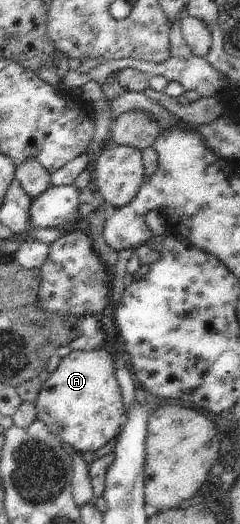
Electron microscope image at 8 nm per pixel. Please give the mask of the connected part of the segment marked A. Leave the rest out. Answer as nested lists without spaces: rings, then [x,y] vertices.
[[[95,348],[91,351],[72,351],[60,361],[58,369],[51,373],[42,385],[35,407],[38,411],[37,419],[42,421],[48,430],[58,436],[62,442],[68,443],[80,454],[90,451],[94,455],[96,451],[118,436],[121,425],[124,423],[125,409],[112,355],[103,348]]]

